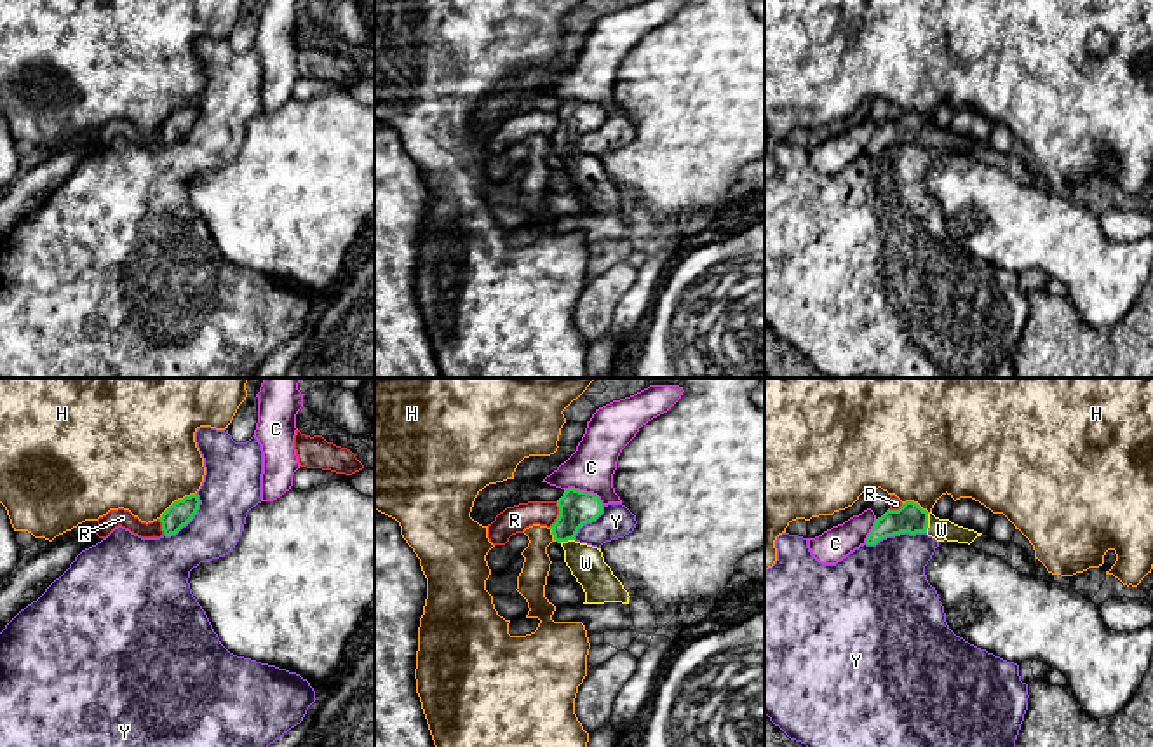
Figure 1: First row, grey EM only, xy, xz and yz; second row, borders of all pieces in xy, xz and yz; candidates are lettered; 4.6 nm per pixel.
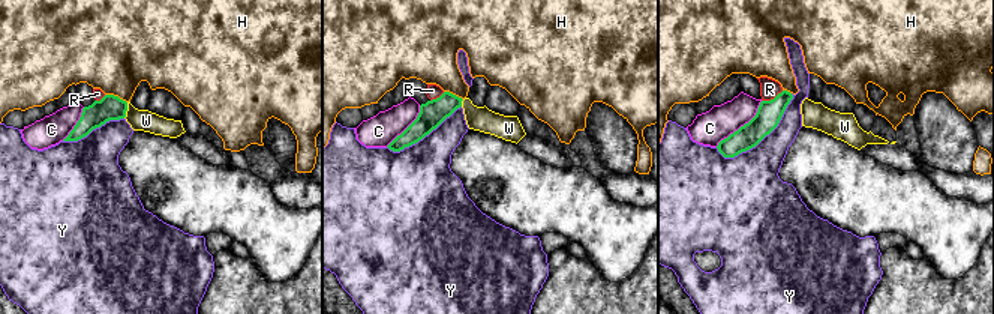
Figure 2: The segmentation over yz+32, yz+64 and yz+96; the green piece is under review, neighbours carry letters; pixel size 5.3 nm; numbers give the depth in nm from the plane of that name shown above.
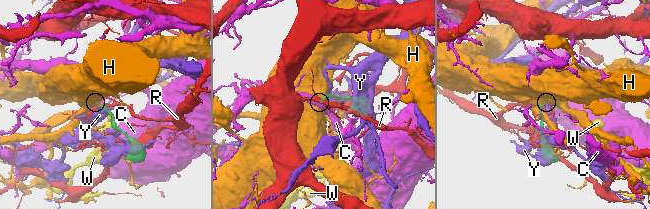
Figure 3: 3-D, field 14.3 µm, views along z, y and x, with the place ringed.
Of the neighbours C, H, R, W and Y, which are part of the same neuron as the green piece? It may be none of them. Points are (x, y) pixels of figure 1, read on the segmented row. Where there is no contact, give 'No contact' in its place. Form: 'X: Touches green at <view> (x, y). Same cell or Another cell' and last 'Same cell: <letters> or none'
C: Touches green at xz (586, 491). Another cell
H: Touches green at xy (178, 500). Another cell
R: Touches green at xz (559, 514). Another cell
W: Touches green at yz (927, 523). Same cell
Y: Touches green at yz (894, 535). Another cell
Same cell: W

